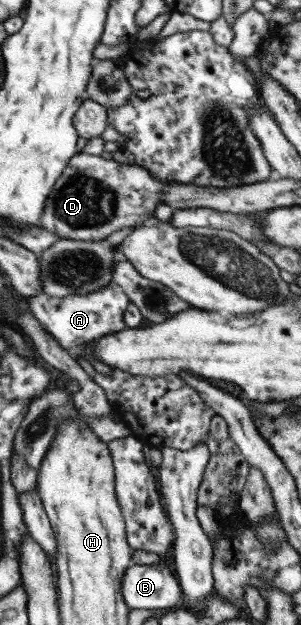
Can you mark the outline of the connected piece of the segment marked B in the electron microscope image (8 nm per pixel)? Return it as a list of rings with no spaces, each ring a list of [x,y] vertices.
[[[132,564],[124,571],[120,592],[130,609],[173,609],[183,591],[166,564]]]

